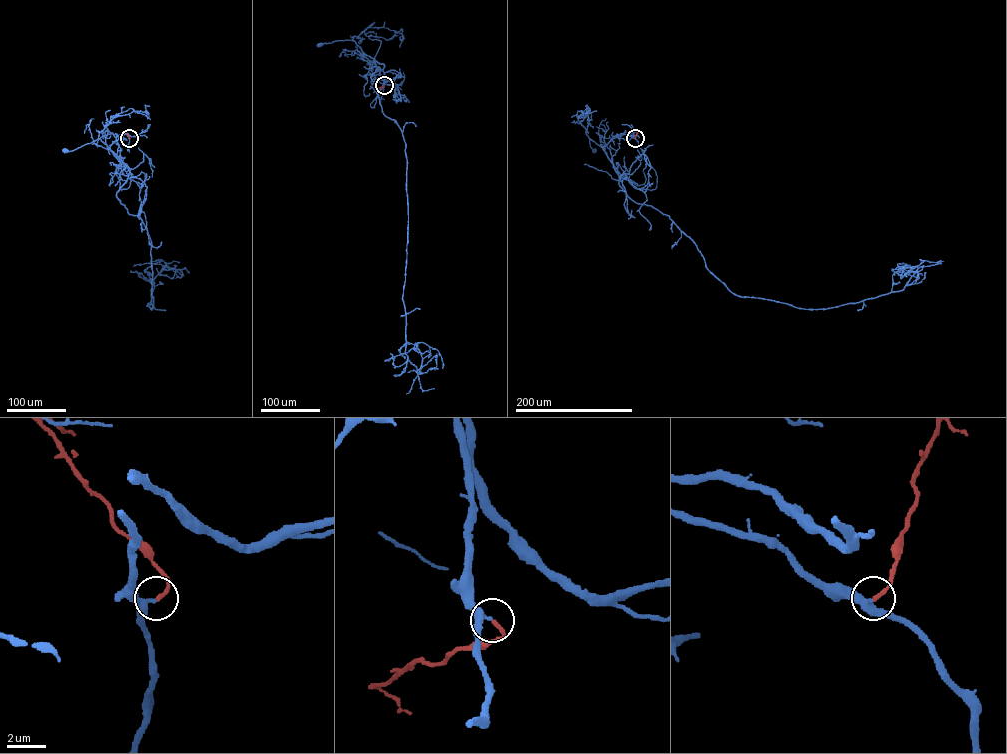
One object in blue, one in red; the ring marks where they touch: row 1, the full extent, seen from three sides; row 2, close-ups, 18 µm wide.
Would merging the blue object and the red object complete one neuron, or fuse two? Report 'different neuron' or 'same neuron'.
same neuron

